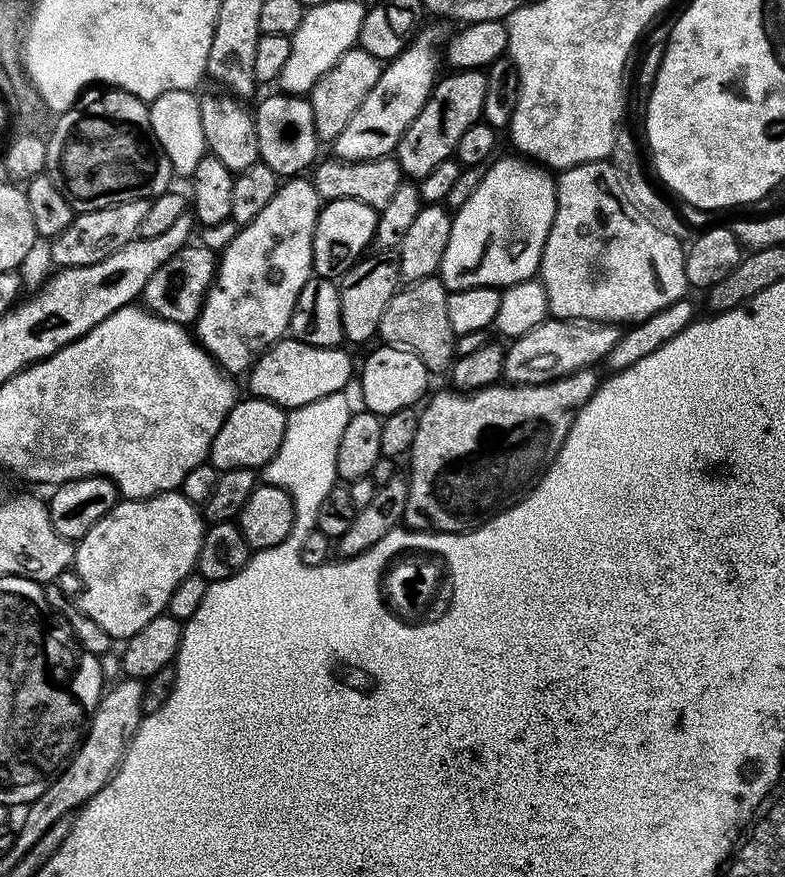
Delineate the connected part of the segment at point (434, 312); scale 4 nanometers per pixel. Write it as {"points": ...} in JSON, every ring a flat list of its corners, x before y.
{"points":[[439,275,427,276,425,280,411,281,401,287,390,298,386,311,382,314,382,322,378,333,379,339,387,347,401,348,418,358,428,368,429,373,436,374,449,367,456,356,457,334,450,326,450,317,446,311,448,289]]}

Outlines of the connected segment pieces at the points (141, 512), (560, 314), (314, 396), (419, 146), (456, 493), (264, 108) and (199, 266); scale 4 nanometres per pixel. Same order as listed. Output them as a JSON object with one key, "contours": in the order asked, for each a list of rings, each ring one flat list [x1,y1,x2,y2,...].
{"contours":[[[179,491,145,500,121,499,81,536,74,548,74,573,80,579,78,607,106,634,123,642,168,607,174,586,194,571,206,521]],[[595,160,589,164,579,164,573,168,563,169,555,177,556,182,556,213,554,222,550,226,550,234,544,243,544,252,540,255,540,271,538,279,546,290,548,299,548,311,558,320,597,320,603,324,617,326,631,326,638,320,650,318,650,314,658,314,666,306,685,299,690,285,686,278,686,266,684,265,685,245,678,238,674,238,665,228,660,227,655,220,649,218,642,211,639,204,630,195,621,173,611,163]],[[291,338,278,340,256,359,247,373,248,388,252,391,249,393,257,400,269,400,285,410,291,410,318,402,318,398,326,398,326,394,342,392,354,376,352,356,344,351,343,347,310,346]],[[462,68,449,71,449,76,437,79,432,95,408,125,394,151,401,173,409,181,422,181,436,166,453,159,462,134,470,126,481,123,486,106,487,71,478,68]],[[586,367,580,372,564,376,560,380,552,380,549,384,510,384,497,382,488,388,479,388,476,392,463,393,459,390,447,390,437,396,427,397,428,405,419,409,418,434,414,434,414,446,410,453,412,459,412,473,407,473,408,497,406,498,406,510,402,521,403,527,410,528,414,532,470,532,473,528,479,528,487,520,491,520,498,512,505,512,507,508,524,499,540,479,543,478,549,466,556,460,556,455,562,450,566,438,570,434,572,424,581,408,588,403,598,387,598,379,591,367]],[[277,95,266,97,254,108,259,163,270,166,270,170,274,170,281,178,296,178,307,173,317,163,316,151,322,148,322,141,314,130,314,110,307,98,303,95]],[[189,243,188,247,178,250,178,254,174,254,166,266,158,266,158,271,150,278,150,282,146,282,142,304,155,316,185,326,195,325,199,318,208,289,216,278,218,256,215,251,212,253,210,249,196,243]]]}

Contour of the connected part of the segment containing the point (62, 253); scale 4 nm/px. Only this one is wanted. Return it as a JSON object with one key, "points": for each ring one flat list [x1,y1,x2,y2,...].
{"points":[[135,200,73,215,70,226,66,226,62,234,51,237,52,260,56,263,55,267,62,269,90,266,94,262,102,262,102,258,110,258,114,250,122,250,126,242,139,237,142,218,146,215,148,206,147,200]]}

